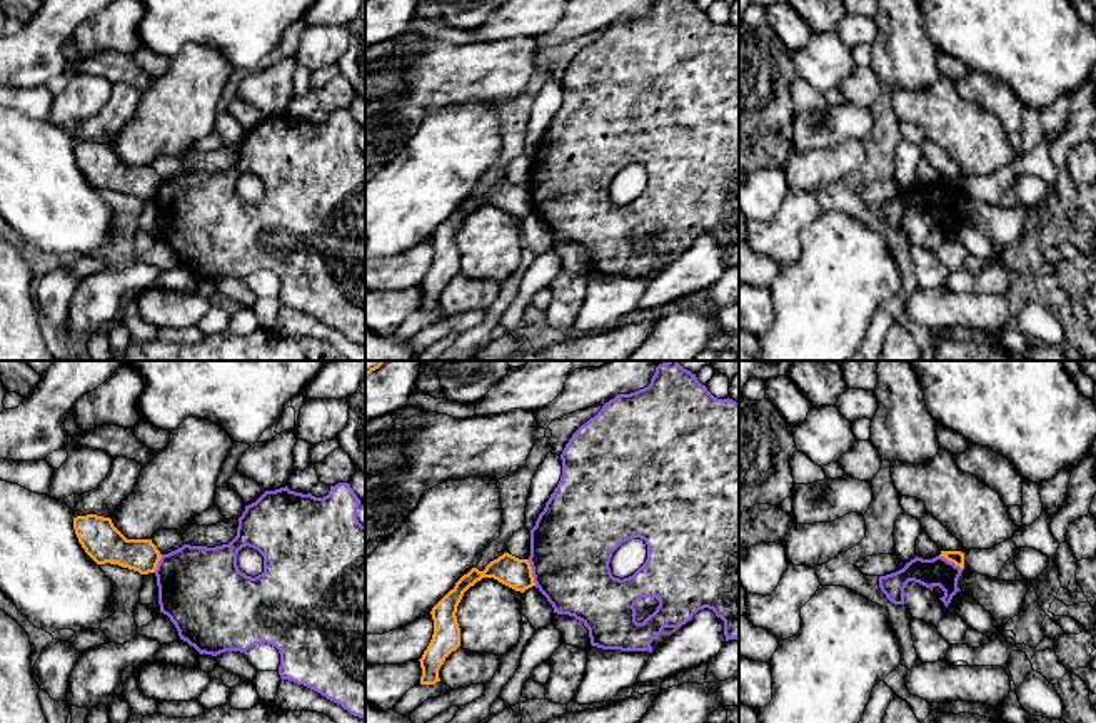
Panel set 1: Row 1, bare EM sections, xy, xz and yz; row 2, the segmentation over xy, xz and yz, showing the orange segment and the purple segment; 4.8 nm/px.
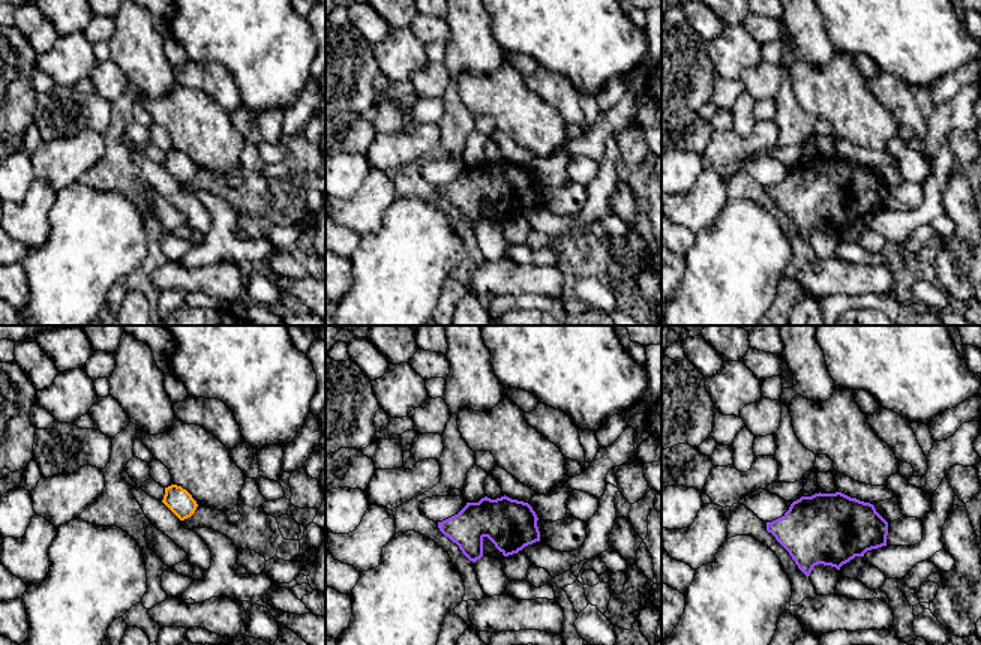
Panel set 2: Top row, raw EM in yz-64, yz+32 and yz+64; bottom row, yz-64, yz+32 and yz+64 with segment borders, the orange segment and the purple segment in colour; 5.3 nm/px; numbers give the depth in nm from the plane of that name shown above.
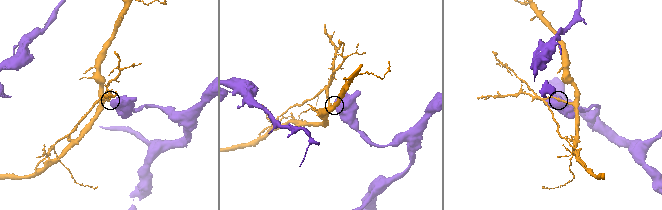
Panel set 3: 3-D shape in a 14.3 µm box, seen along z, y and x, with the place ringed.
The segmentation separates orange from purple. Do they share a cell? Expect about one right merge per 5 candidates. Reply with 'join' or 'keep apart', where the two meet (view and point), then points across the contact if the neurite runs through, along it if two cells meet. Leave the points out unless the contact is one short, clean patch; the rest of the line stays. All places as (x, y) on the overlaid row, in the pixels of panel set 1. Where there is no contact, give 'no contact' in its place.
keep apart; meets orange in xz at (531, 573); border along xz (527, 560), (536, 585)

